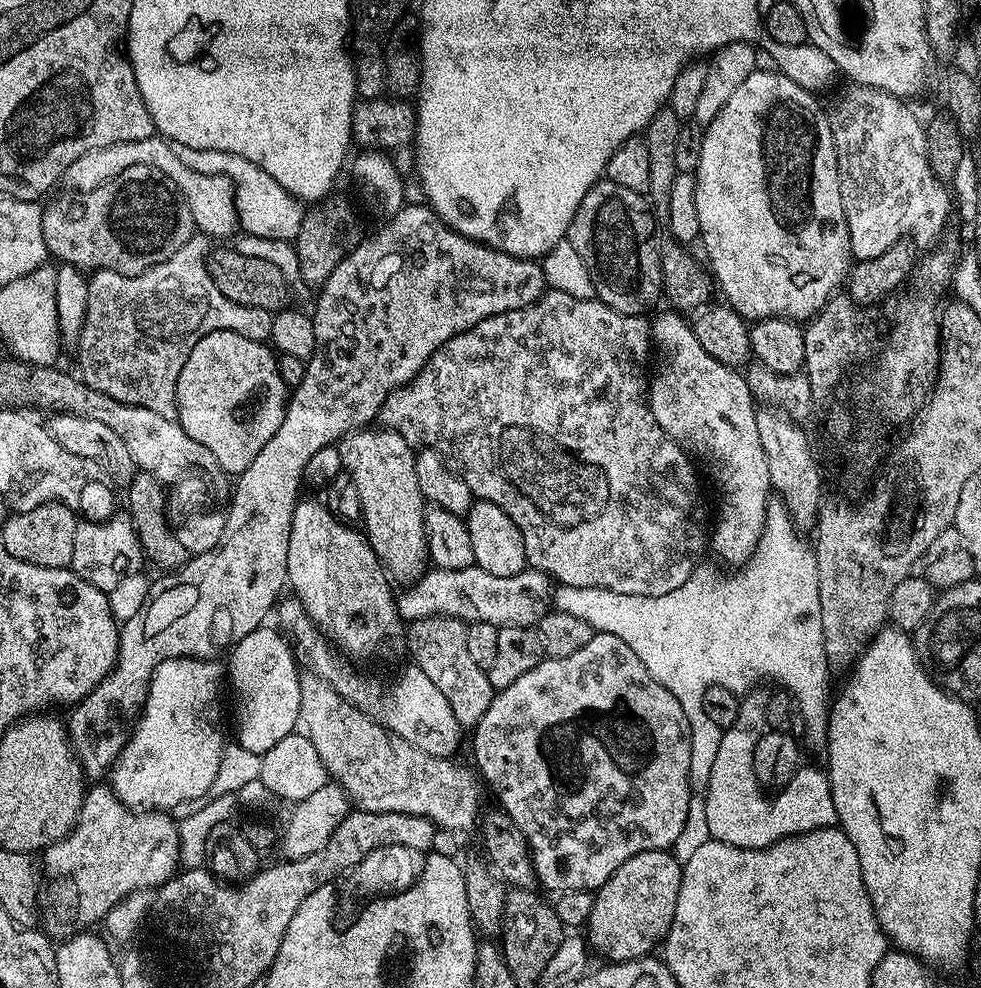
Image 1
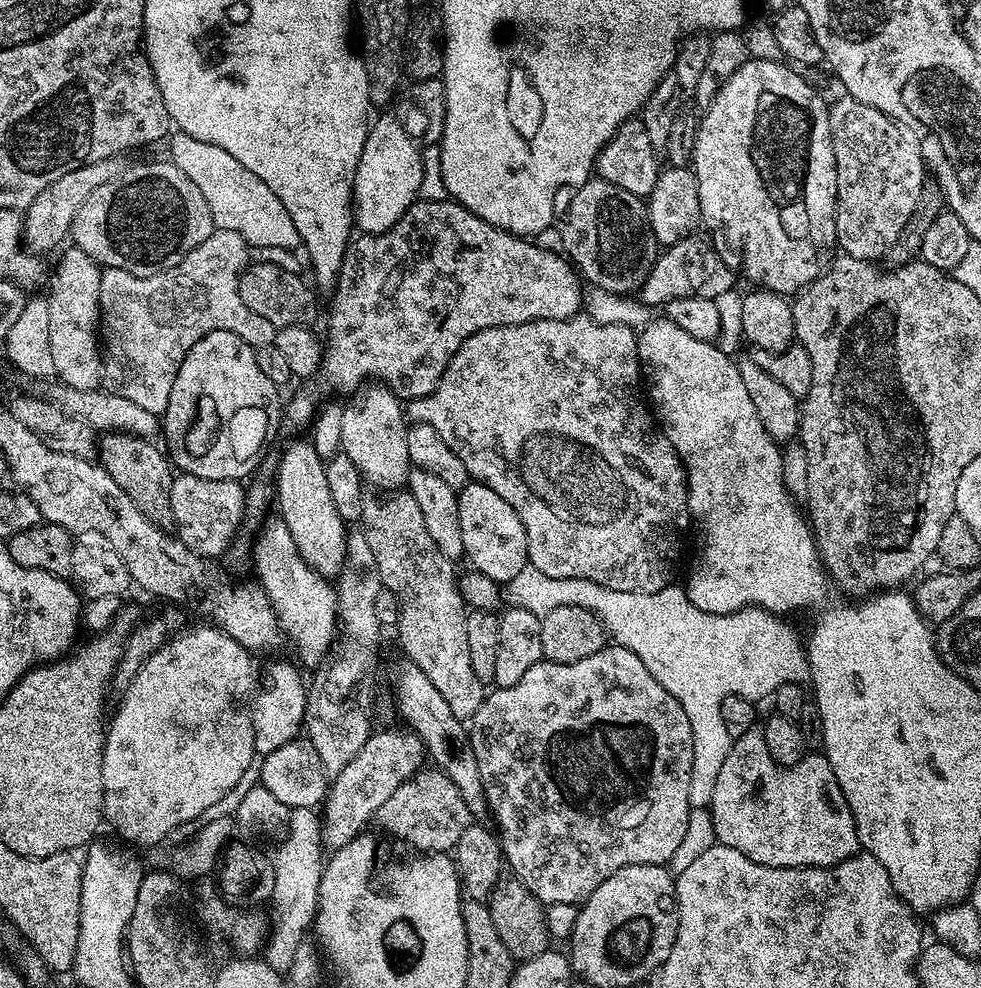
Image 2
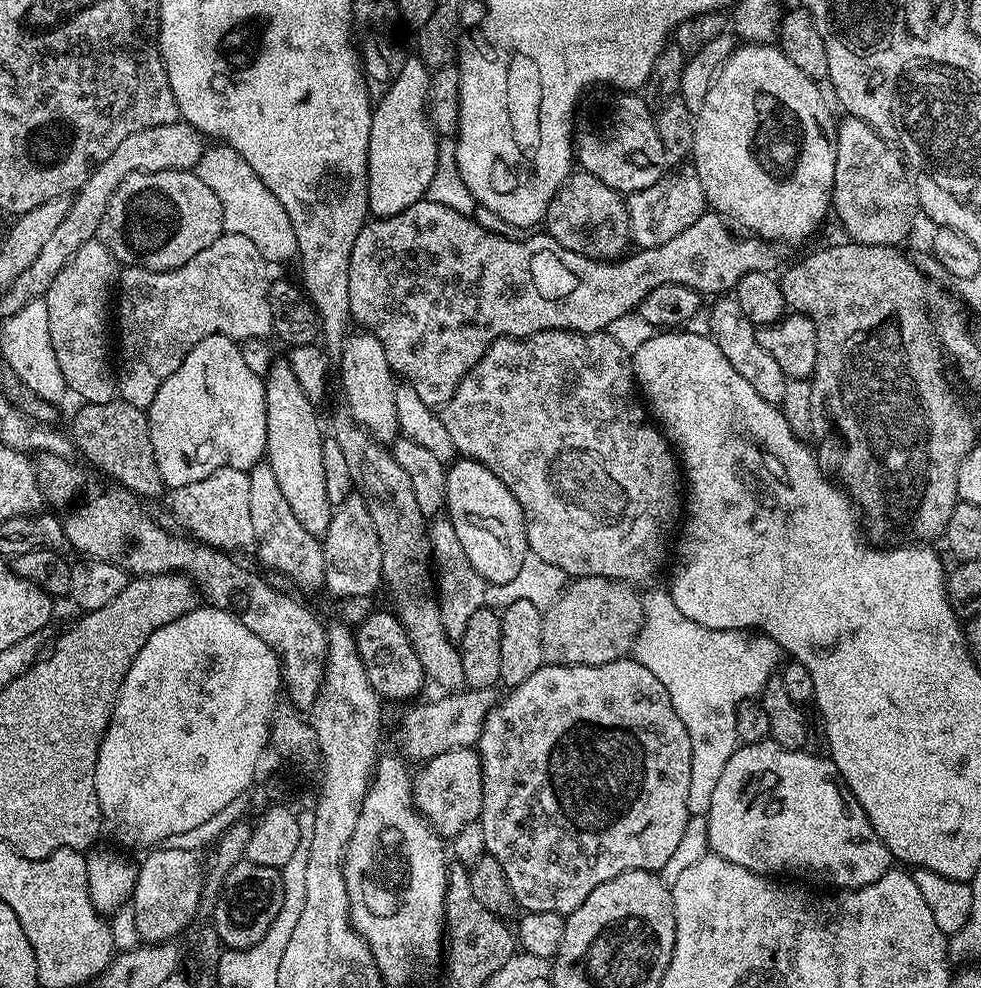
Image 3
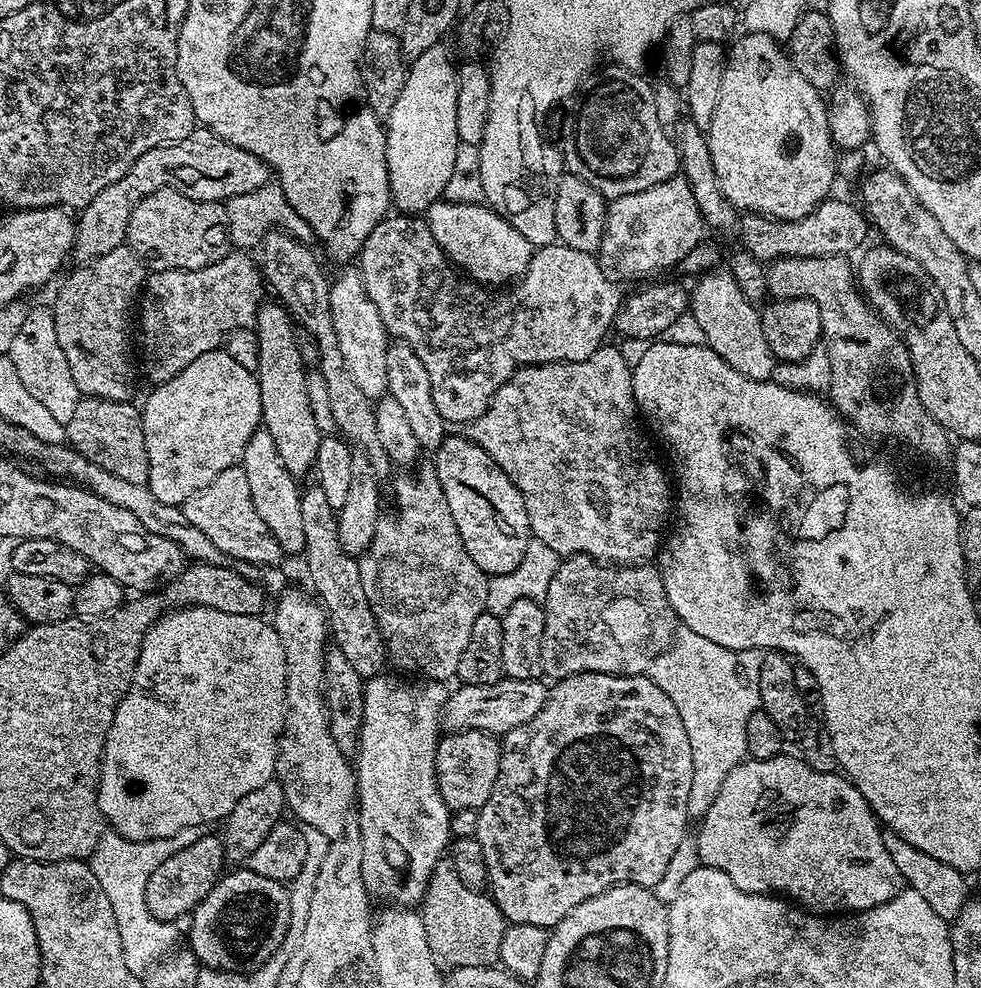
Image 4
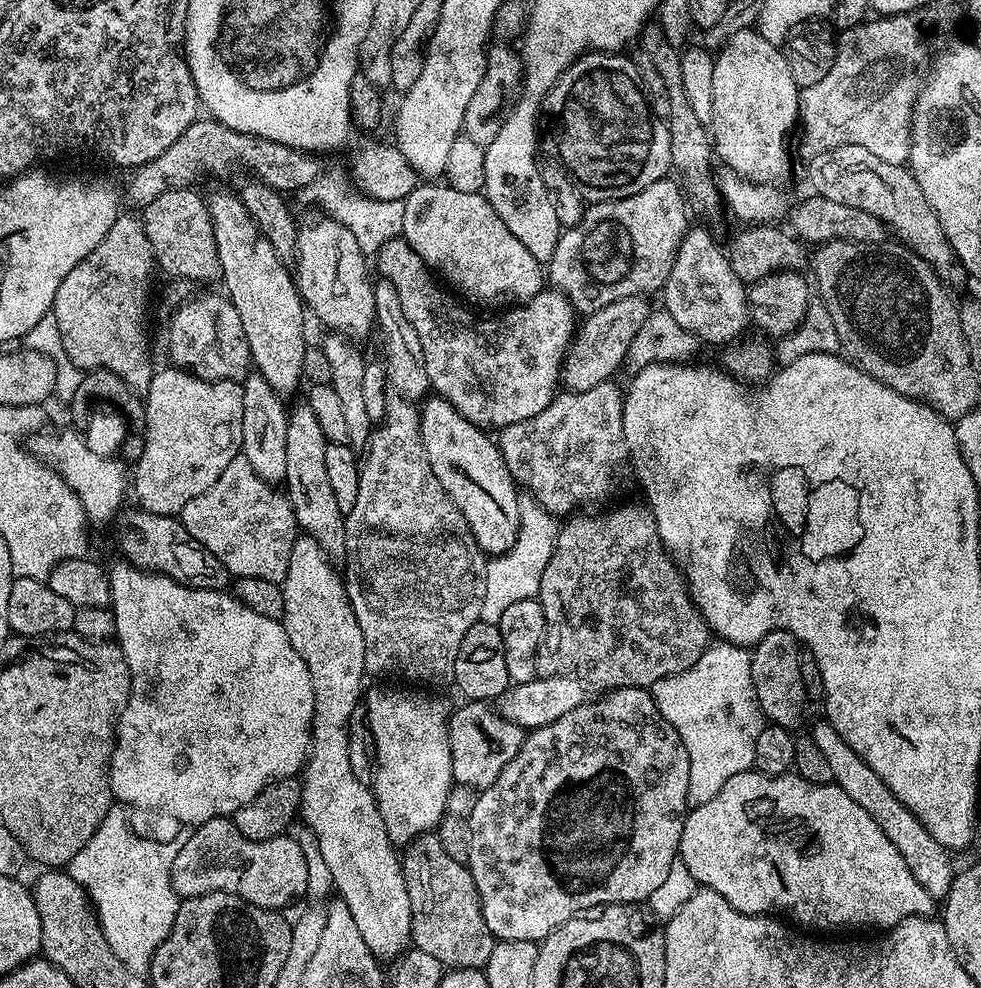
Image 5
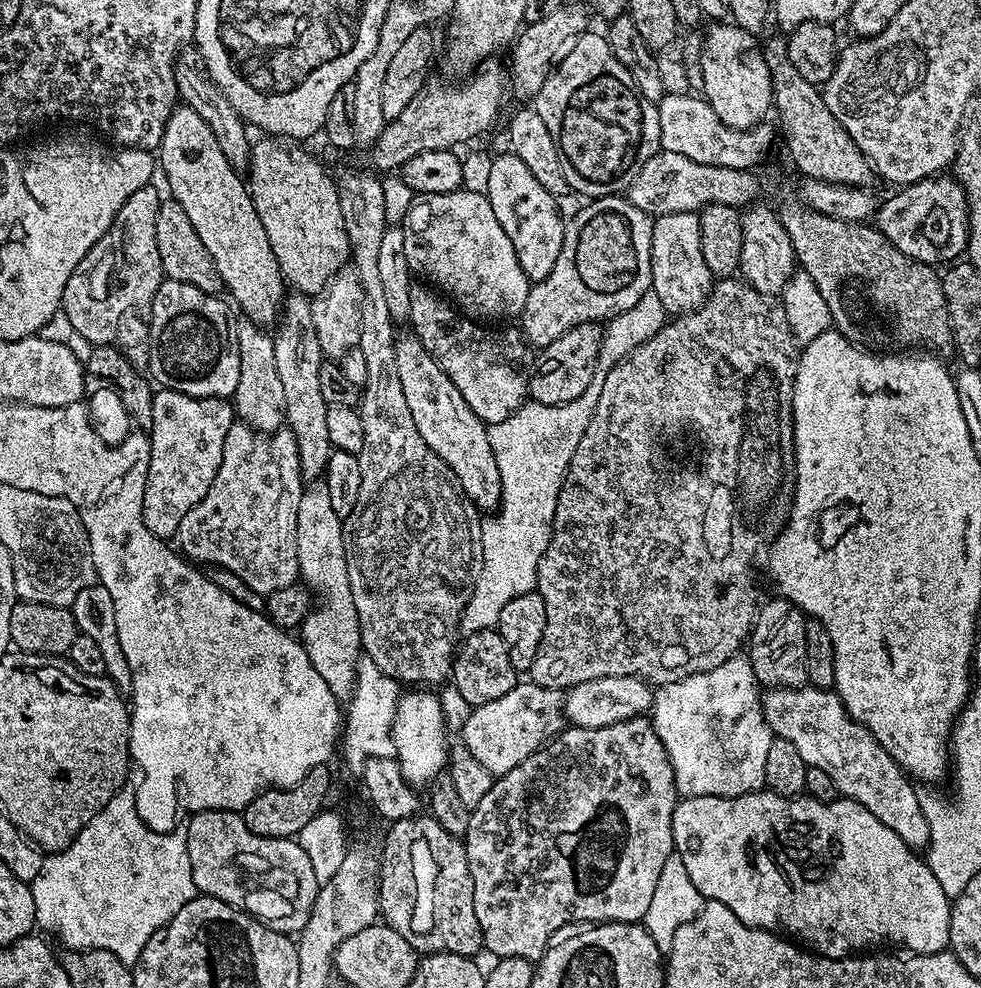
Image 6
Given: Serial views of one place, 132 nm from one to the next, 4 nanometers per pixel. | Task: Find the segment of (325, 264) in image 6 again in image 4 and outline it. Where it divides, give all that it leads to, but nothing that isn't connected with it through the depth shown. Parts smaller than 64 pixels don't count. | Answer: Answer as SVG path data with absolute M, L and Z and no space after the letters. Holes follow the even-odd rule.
M348 266L341 272L344 273L337 278L336 289L332 288L328 296L334 318L334 334L338 334L338 342L342 346L342 358L346 361L346 370L350 370L350 378L354 378L358 390L362 390L362 394L369 402L376 402L388 395L386 354L390 337L378 310L364 293L364 283L359 271L355 267Z

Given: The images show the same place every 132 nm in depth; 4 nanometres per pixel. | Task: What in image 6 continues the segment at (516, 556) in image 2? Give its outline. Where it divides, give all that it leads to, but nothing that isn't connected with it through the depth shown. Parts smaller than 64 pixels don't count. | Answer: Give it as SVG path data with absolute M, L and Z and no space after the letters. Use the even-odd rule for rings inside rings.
M414 334L407 335L396 337L398 378L402 378L402 394L406 394L406 406L410 406L410 414L414 414L414 426L418 426L418 434L422 434L426 446L430 446L430 450L434 450L434 454L438 454L438 458L450 466L462 490L477 509L499 508L502 482L498 474L498 462L494 462L494 450L490 450L488 428L478 414L466 406L466 398L458 394L458 386L450 382L446 370L438 366L426 346L422 346Z

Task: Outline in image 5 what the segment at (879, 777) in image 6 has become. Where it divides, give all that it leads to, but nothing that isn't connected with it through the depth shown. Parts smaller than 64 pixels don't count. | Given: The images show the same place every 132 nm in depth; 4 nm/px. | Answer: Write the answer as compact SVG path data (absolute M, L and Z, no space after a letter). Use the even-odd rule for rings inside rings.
M821 722L814 725L810 730L810 737L830 762L833 781L842 790L846 790L846 794L850 794L850 798L854 798L854 802L858 802L858 806L862 806L862 810L866 810L866 814L870 814L870 818L878 822L878 826L882 826L882 834L886 834L886 838L894 842L898 854L906 858L906 866L910 866L910 874L918 878L918 886L934 898L947 896L952 879L957 874L957 869L952 868L953 853L944 848L942 842L938 842L938 838L934 838L934 834L930 834L930 830L922 826L922 822L918 822L913 812L898 800L894 790L890 790L890 786L886 786L886 782L882 782L882 778L878 778L874 770L870 770L864 759L850 750L850 746L840 737L838 730L834 730L832 724Z

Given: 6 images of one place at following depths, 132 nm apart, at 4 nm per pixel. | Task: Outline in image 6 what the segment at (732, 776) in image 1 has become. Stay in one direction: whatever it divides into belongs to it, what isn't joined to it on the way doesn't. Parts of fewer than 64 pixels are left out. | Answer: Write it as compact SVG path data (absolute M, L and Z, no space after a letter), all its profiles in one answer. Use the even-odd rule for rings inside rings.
M771 790L747 792L741 796L686 796L677 803L672 819L672 847L675 855L680 856L694 886L704 896L705 901L722 902L726 910L734 910L734 914L746 926L761 928L767 932L783 934L803 942L811 951L828 956L832 960L842 960L865 950L880 950L883 944L904 944L903 951L908 954L925 956L935 952L943 952L950 942L950 914L952 900L938 886L938 878L930 870L927 859L920 860L917 853L890 826L882 826L870 810L866 810L858 802L837 798L834 801L822 802L814 800L807 794L798 796L779 796Z

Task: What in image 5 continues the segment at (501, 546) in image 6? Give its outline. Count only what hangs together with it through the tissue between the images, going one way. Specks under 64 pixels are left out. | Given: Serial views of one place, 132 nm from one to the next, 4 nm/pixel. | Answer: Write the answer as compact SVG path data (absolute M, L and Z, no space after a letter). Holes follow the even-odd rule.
M521 495L520 529L514 546L510 546L510 550L502 555L488 560L486 598L482 598L480 619L488 624L499 625L502 614L509 606L514 606L514 602L534 600L539 597L542 570L546 570L546 562L550 562L550 554L554 554L560 529L561 525L557 517L549 514L538 501L532 499L531 495Z

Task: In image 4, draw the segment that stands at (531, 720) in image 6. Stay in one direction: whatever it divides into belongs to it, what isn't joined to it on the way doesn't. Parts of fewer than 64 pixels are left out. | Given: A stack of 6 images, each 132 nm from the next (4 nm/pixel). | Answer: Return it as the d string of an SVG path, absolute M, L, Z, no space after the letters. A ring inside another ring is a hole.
M453 732L439 737L436 746L436 789L444 799L444 805L453 813L467 808L480 809L490 798L490 790L494 790L494 782L498 778L500 765L501 741L490 732Z

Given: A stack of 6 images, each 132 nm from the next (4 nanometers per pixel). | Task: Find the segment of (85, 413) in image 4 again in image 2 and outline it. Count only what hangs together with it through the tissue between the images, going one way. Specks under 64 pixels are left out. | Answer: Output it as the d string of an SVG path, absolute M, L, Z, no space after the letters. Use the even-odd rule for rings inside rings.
M105 432L98 440L98 463L105 468L118 482L126 494L142 510L142 514L149 522L159 526L168 526L173 523L170 510L170 486L174 479L174 468L169 457L152 445L151 439L142 436L133 436L131 432Z

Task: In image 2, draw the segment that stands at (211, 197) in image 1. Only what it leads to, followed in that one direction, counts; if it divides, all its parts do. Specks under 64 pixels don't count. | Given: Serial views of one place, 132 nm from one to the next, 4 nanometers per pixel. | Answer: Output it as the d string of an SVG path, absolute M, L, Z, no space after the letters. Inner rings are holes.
M112 158L95 160L62 174L58 182L50 182L50 186L46 186L46 190L42 190L42 194L38 194L38 198L34 198L34 202L30 202L30 206L23 213L23 247L32 254L52 251L55 253L69 239L72 220L82 202L86 202L86 198L90 198L90 194L94 194L98 186L117 179L116 163L117 161Z

